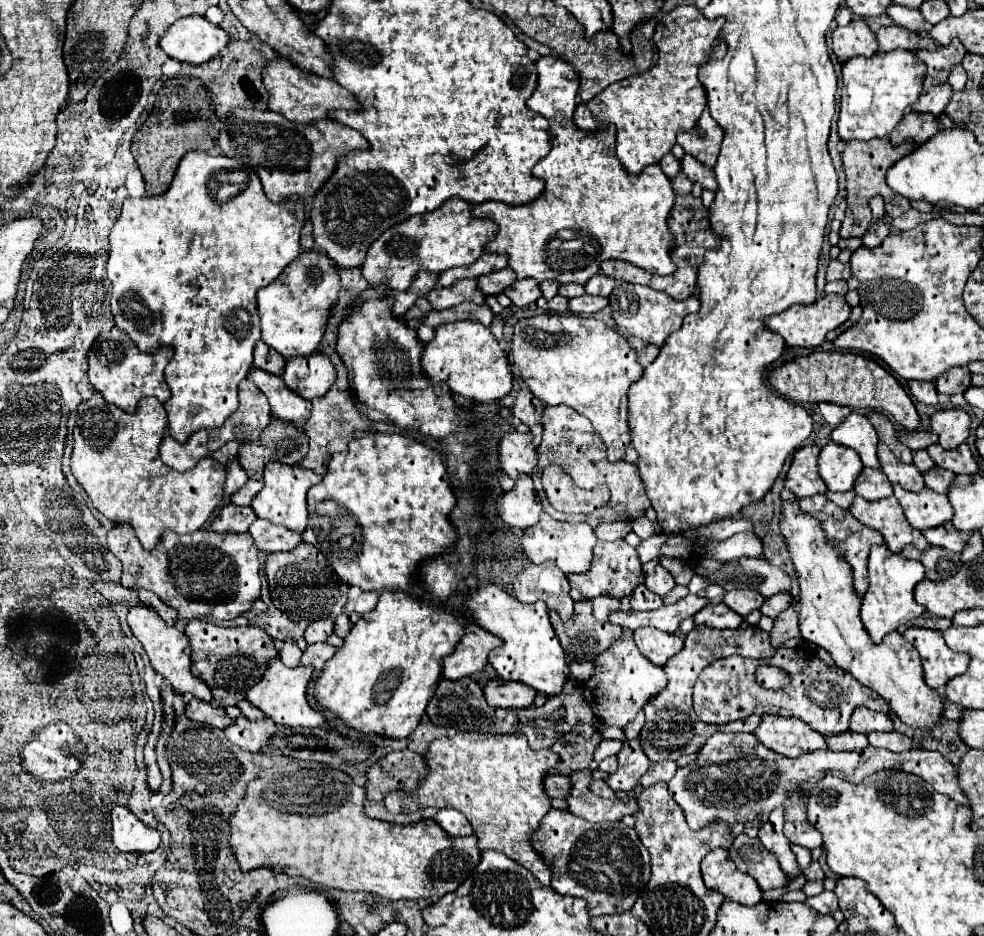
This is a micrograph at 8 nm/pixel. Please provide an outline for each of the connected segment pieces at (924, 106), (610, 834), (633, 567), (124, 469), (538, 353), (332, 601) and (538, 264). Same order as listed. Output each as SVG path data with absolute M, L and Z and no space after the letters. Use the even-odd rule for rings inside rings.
M949 83L931 87L925 95L921 95L921 97L911 105L911 109L913 109L913 111L919 111L919 113L933 113L935 117L939 117L939 115L945 111L945 107L947 107L947 103L949 103L949 99L951 99L951 93L953 93L953 91L951 91Z
M551 809L533 835L533 849L553 865L551 887L561 895L583 897L591 917L623 913L633 907L639 889L647 885L651 875L649 853L639 841L633 827L617 823L591 825L581 817Z
M625 539L607 543L607 541L597 541L593 549L593 565L587 573L581 575L567 575L569 585L571 585L571 597L573 601L579 599L593 599L593 597L613 597L621 599L629 595L639 583L643 583L643 571L641 571L641 561L637 551L625 543Z
M81 361L77 365L45 365L45 385L65 385L61 389L61 413L65 417L77 413L71 473L87 491L93 507L113 523L129 523L147 551L157 545L167 529L175 533L201 529L223 501L225 467L211 457L203 457L193 471L177 473L169 469L159 457L159 443L167 429L165 407L155 397L143 397L135 413L125 413L109 405L101 393L93 393L90 385L79 383L83 379ZM79 392L87 401L81 399ZM89 392L92 392L91 399L86 397Z
M533 315L519 319L513 331L513 361L521 373L521 379L527 383L531 393L539 397L545 405L559 405L565 403L577 413L585 415L595 431L601 435L607 447L607 459L611 463L621 461L625 457L625 447L631 441L629 425L627 425L627 391L629 387L641 379L643 367L637 361L635 349L629 341L617 333L615 329L607 327L603 321L597 319L581 319L581 317L567 317L567 315Z
M301 543L297 549L289 553L267 553L265 571L269 581L271 601L277 609L281 609L289 619L299 621L315 621L321 617L335 619L343 613L347 603L349 587L333 573L333 567L327 563L325 555L317 551L313 545Z
M541 57L535 61L539 79L537 89L527 101L527 107L535 113L543 115L549 121L551 129L551 151L547 157L543 157L533 167L533 177L539 177L545 181L545 191L527 205L505 205L499 201L479 203L473 207L473 217L481 219L493 219L499 225L497 237L487 243L485 251L489 253L505 253L509 257L509 267L517 273L519 279L533 277L539 283L545 279L553 279L557 283L581 283L585 285L595 273L599 273L599 265L605 259L623 259L629 261L649 273L657 275L671 275L675 271L675 265L669 257L673 237L667 227L667 217L675 203L675 193L671 187L671 179L661 171L659 165L649 165L649 169L643 169L637 177L631 173L625 173L621 169L621 163L613 157L613 145L615 145L615 133L613 129L603 129L601 133L585 133L577 129L573 123L573 111L575 111L575 97L579 89L579 77L575 69L559 59L559 57ZM569 229L579 233L581 241L561 241L559 231ZM557 239L557 251L551 251L551 243Z

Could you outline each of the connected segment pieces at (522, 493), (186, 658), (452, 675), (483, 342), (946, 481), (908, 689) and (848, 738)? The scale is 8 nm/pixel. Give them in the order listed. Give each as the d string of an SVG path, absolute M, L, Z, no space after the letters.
M529 475L517 477L513 489L497 499L497 513L511 527L533 527L539 521L541 511L539 497Z
M149 605L131 607L129 615L127 615L127 623L129 623L133 635L141 641L145 653L149 655L149 661L151 661L153 669L157 673L161 673L173 685L175 691L193 693L201 701L211 701L211 689L191 673L191 647L189 647L189 641L187 641L185 633L181 633L175 625L165 623L157 615L157 611Z
M465 623L465 635L455 645L455 651L443 659L443 677L457 681L461 677L481 673L487 665L489 651L501 643L503 641L499 637L479 625Z
M455 321L455 323L443 323L435 329L435 337L433 341L423 345L423 363L421 369L427 375L429 381L433 383L447 383L449 391L453 395L461 395L467 401L473 403L489 403L489 401L497 401L501 397L505 397L511 387L513 387L513 377L509 371L509 361L507 361L507 353L499 347L497 339L493 337L493 333L489 331L489 327L477 323L477 321Z
M933 467L923 473L925 485L937 493L947 493L947 487L953 483L953 479L955 479L955 473L949 473L947 469L941 469L941 467Z
M799 499L783 501L781 535L785 537L789 557L799 577L799 629L801 637L813 645L829 651L833 661L847 669L859 683L877 691L899 719L911 727L931 729L941 719L943 699L937 691L929 689L923 679L919 653L899 633L889 633L881 643L871 643L869 633L859 617L861 597L853 589L853 573L843 557L825 537L821 523L801 513Z
M845 731L837 737L825 737L829 751L855 751L855 749L863 749L867 747L867 737L853 733L853 731Z

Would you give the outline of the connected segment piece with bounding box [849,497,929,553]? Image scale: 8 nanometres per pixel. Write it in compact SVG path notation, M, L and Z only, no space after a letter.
M855 497L851 509L853 517L865 523L871 529L877 529L883 535L885 545L893 553L901 553L905 545L915 545L917 549L927 549L929 543L921 535L921 531L913 529L903 515L903 509L895 497L887 497L881 501L865 501Z

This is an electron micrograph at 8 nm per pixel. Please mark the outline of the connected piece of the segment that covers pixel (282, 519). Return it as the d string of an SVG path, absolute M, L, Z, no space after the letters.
M269 461L265 465L265 473L263 473L263 489L253 497L251 507L257 513L257 517L261 519L269 519L273 523L285 525L291 531L303 533L303 529L307 527L307 501L305 495L309 491L309 487L317 481L317 477L303 469L301 465L283 465L277 461Z

